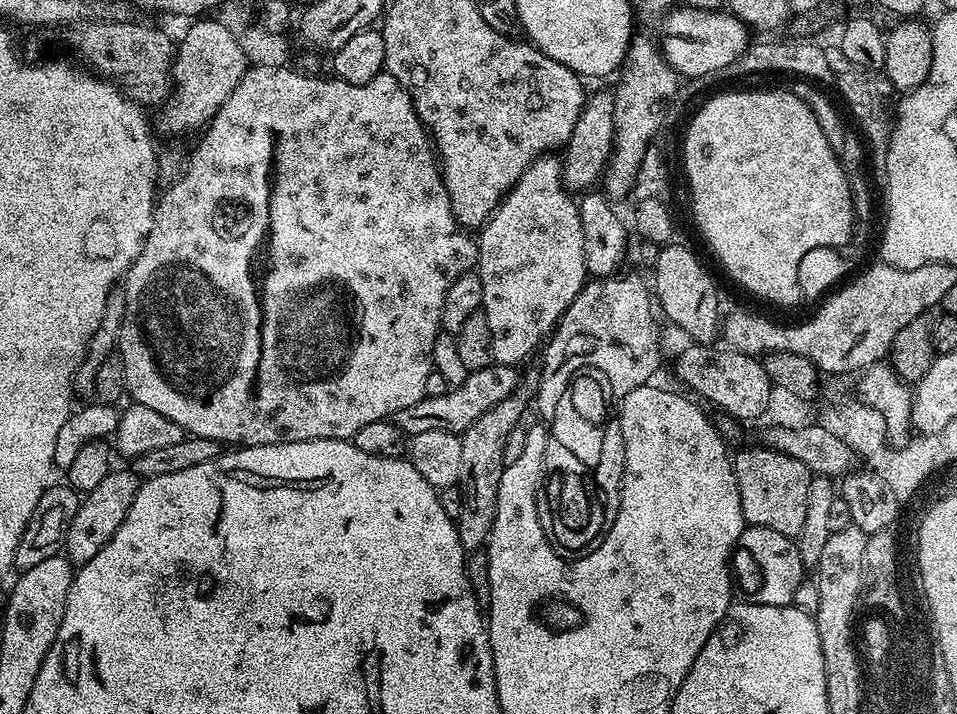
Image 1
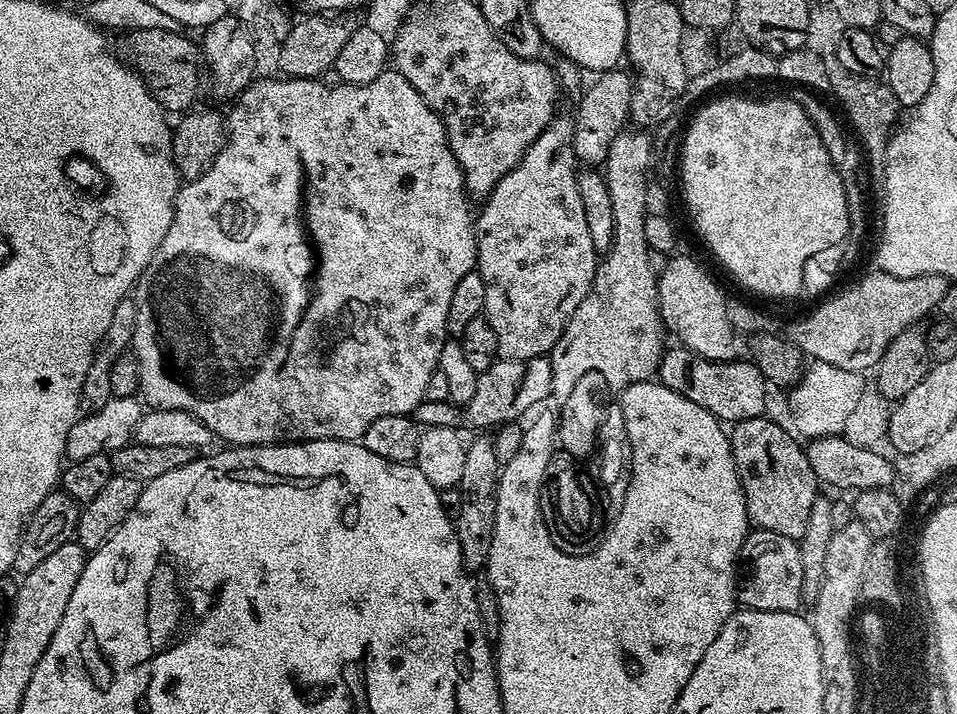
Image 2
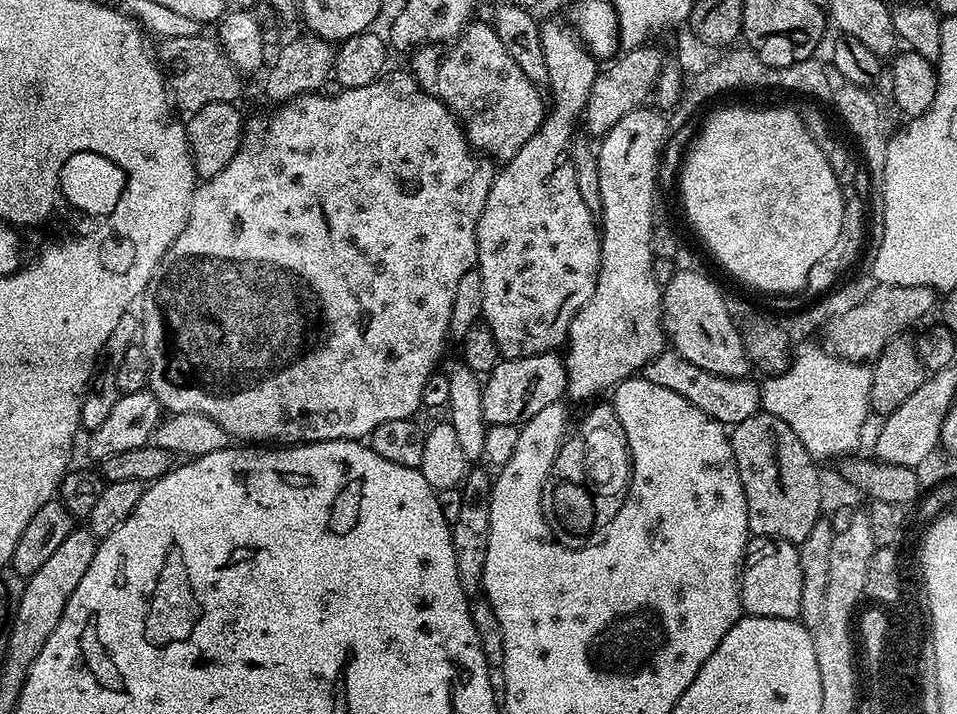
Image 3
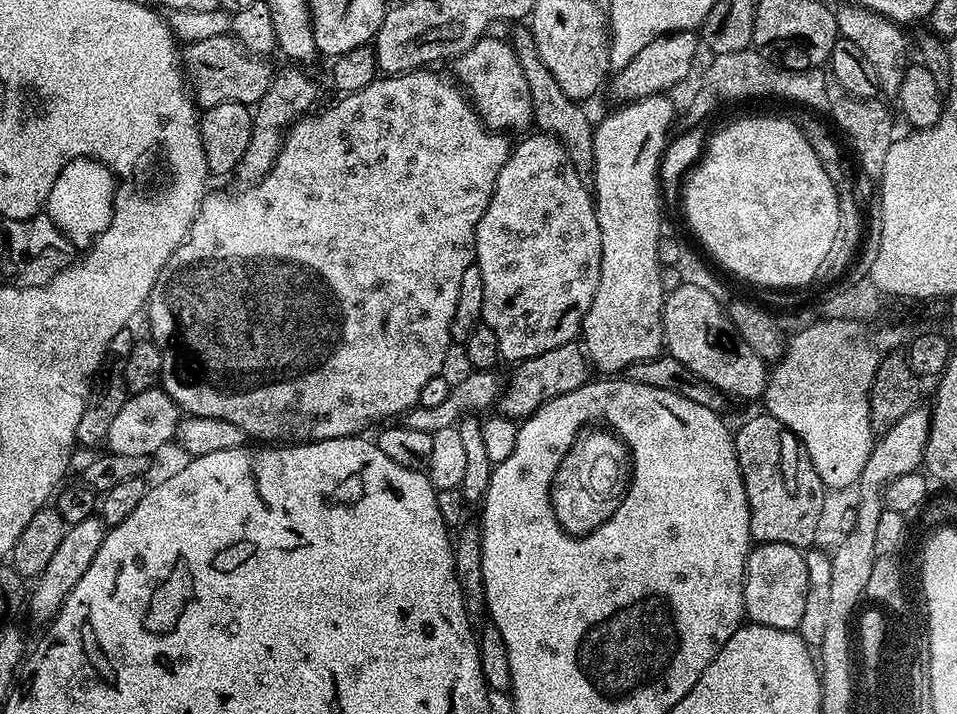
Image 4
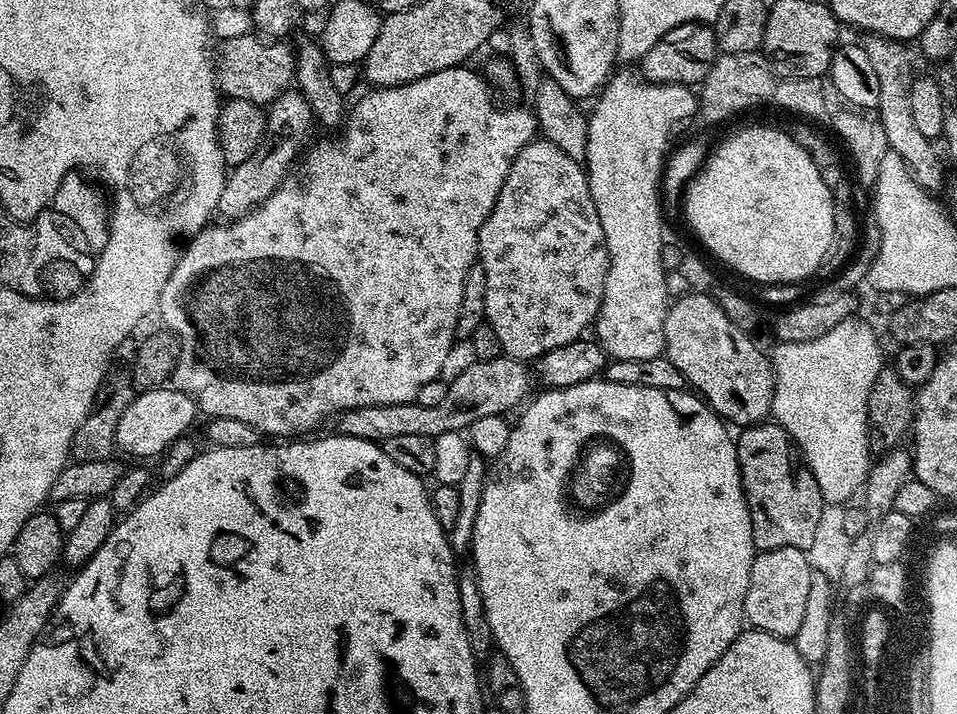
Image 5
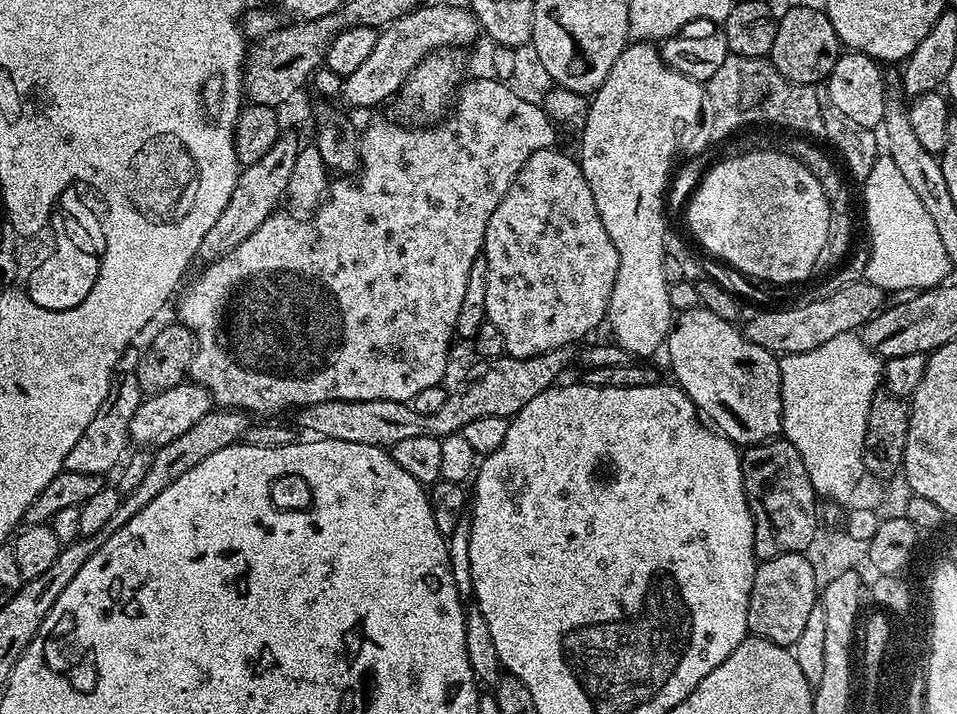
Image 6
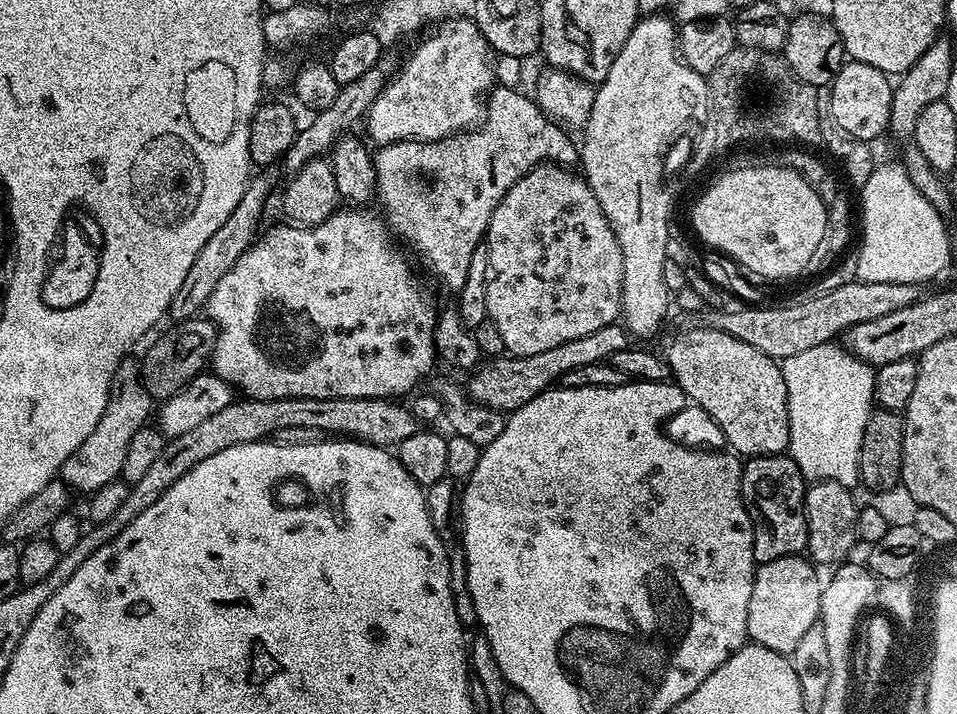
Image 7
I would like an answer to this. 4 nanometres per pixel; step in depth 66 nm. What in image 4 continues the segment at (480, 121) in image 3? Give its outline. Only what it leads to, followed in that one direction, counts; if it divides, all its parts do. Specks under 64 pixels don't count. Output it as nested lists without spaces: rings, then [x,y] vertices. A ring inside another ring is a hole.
[[[486,34],[478,42],[474,42],[474,46],[466,50],[466,54],[456,57],[454,80],[471,100],[472,107],[487,128],[508,134],[523,133],[523,128],[533,123],[530,86],[526,86],[526,74],[522,74],[522,66],[511,43],[492,35]]]

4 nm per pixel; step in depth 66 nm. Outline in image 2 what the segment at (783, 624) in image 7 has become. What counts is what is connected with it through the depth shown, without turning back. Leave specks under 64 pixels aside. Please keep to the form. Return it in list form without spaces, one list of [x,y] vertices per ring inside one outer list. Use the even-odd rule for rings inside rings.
[[[756,528],[749,531],[744,539],[742,560],[748,563],[748,581],[743,581],[738,592],[738,600],[745,608],[762,610],[763,612],[800,612],[804,604],[802,594],[802,554],[800,545],[795,540],[786,538],[786,534],[774,534],[774,530]]]

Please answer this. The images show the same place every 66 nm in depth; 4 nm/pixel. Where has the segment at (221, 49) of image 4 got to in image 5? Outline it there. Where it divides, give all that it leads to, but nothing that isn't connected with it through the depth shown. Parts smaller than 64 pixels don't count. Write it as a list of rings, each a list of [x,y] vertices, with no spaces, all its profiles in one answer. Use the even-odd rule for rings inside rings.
[[[256,34],[223,41],[214,64],[216,83],[221,93],[228,100],[246,99],[247,102],[267,106],[283,92],[289,91],[296,79],[296,57],[293,45],[284,43],[288,42],[269,42]]]

